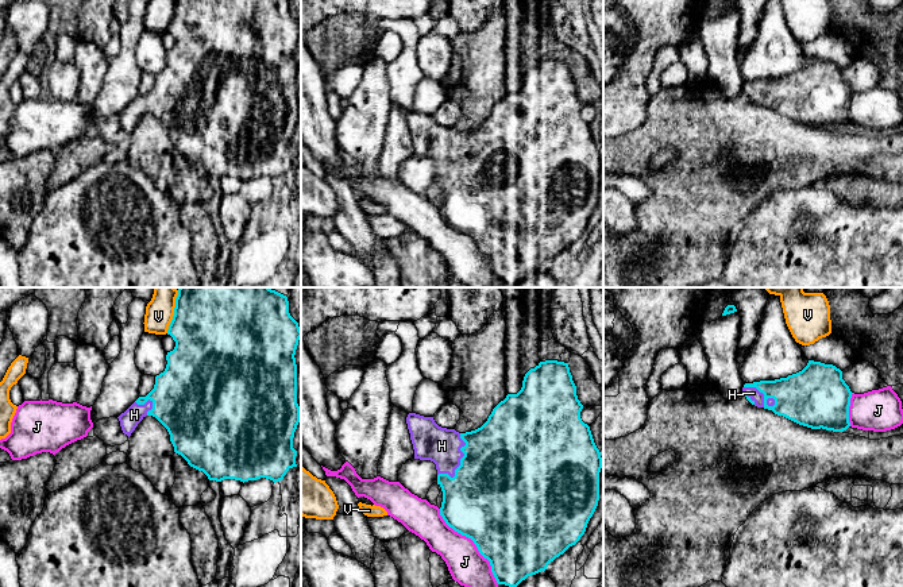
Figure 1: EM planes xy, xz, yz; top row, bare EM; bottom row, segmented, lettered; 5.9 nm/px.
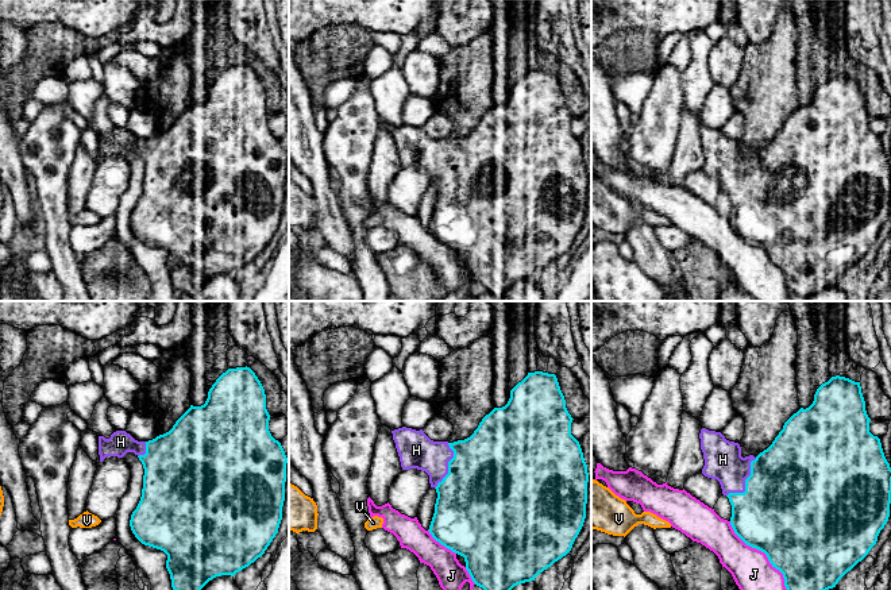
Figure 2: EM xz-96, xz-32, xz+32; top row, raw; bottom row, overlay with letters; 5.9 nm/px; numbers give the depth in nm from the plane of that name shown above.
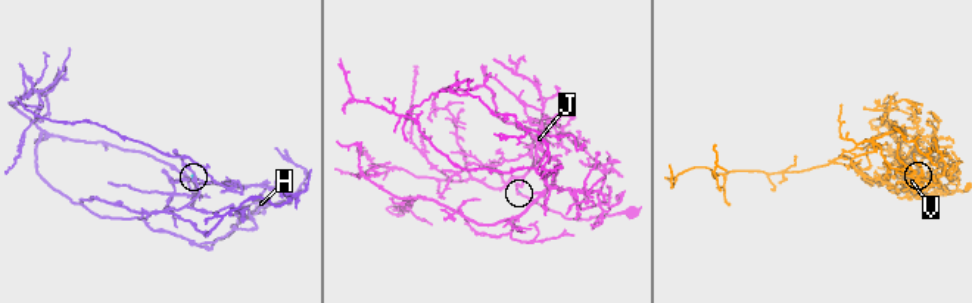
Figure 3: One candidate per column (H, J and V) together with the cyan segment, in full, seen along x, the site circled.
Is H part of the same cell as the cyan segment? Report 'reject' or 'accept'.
accept

